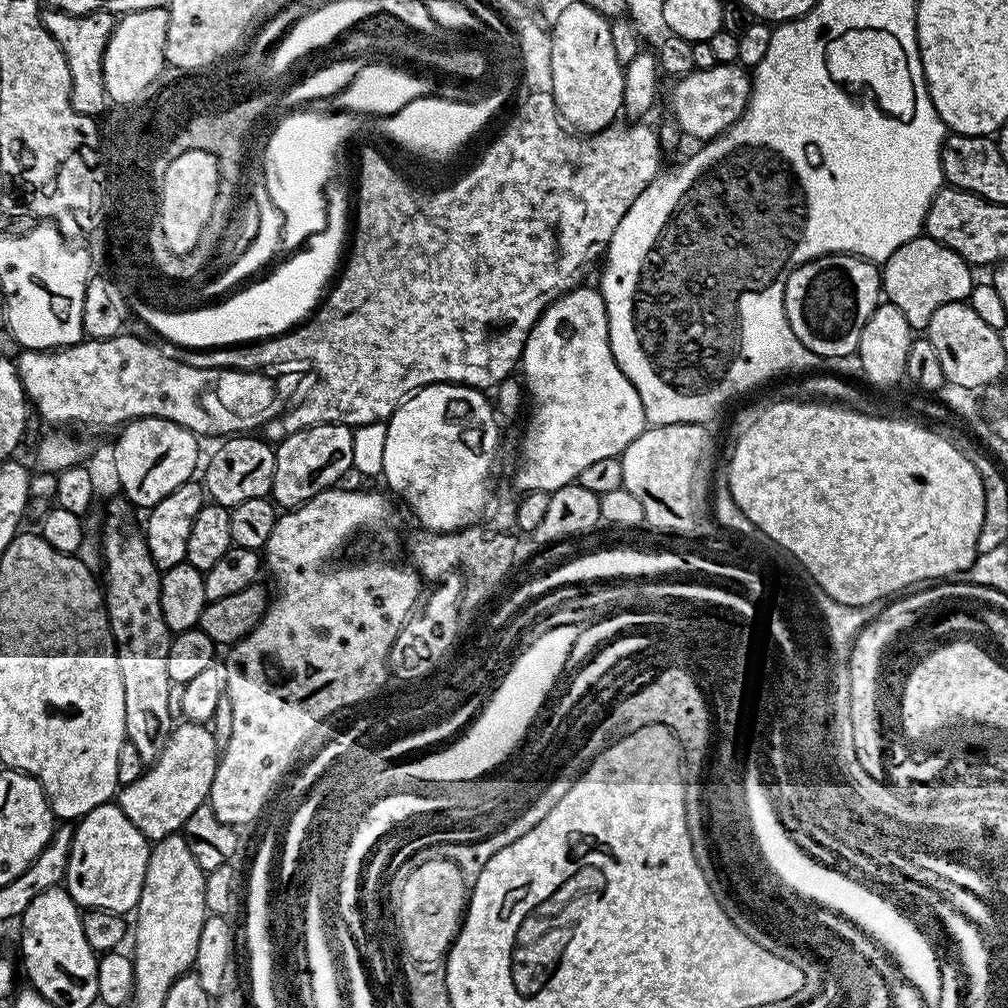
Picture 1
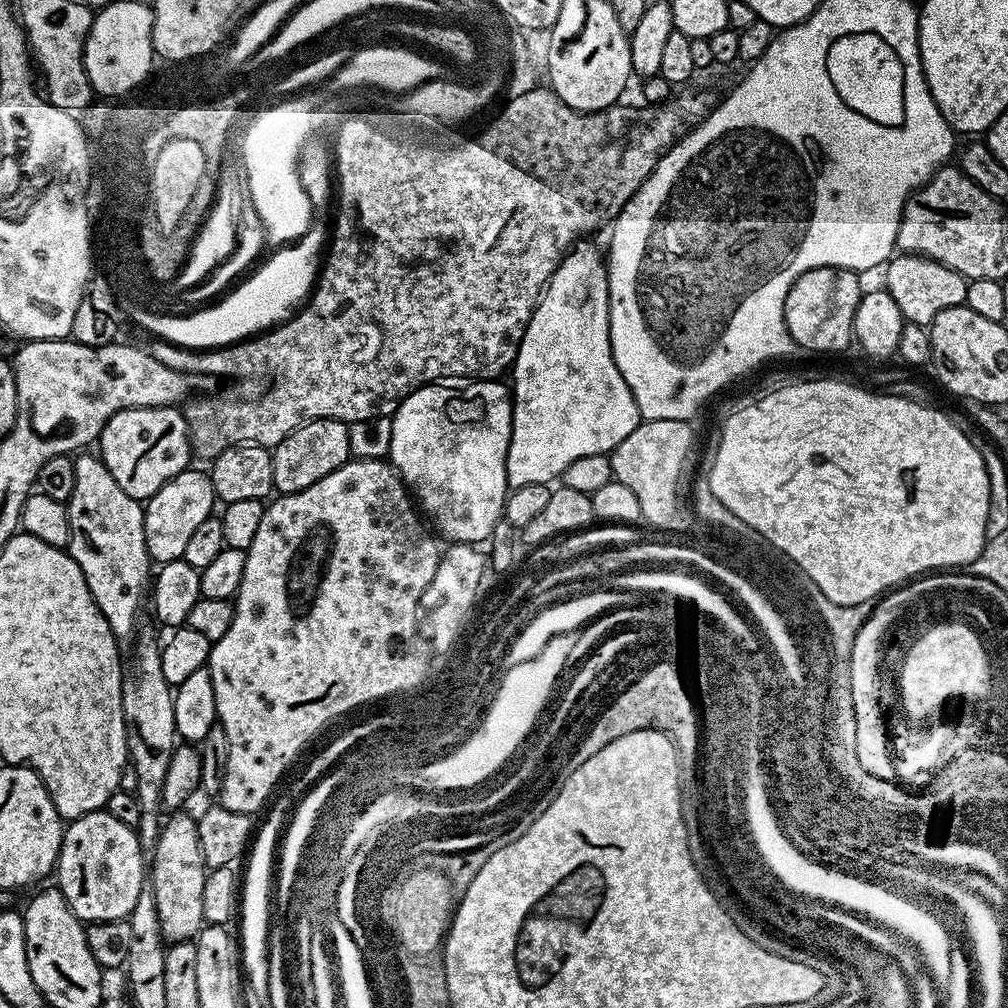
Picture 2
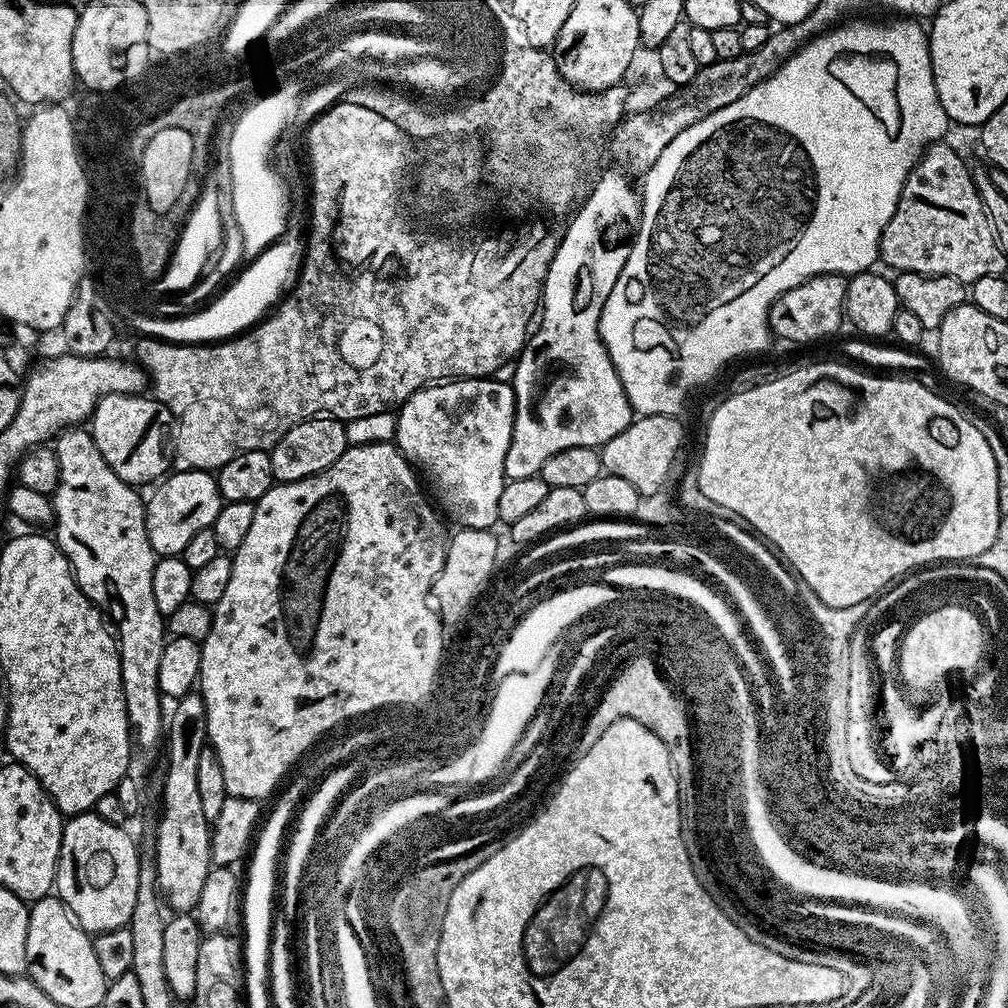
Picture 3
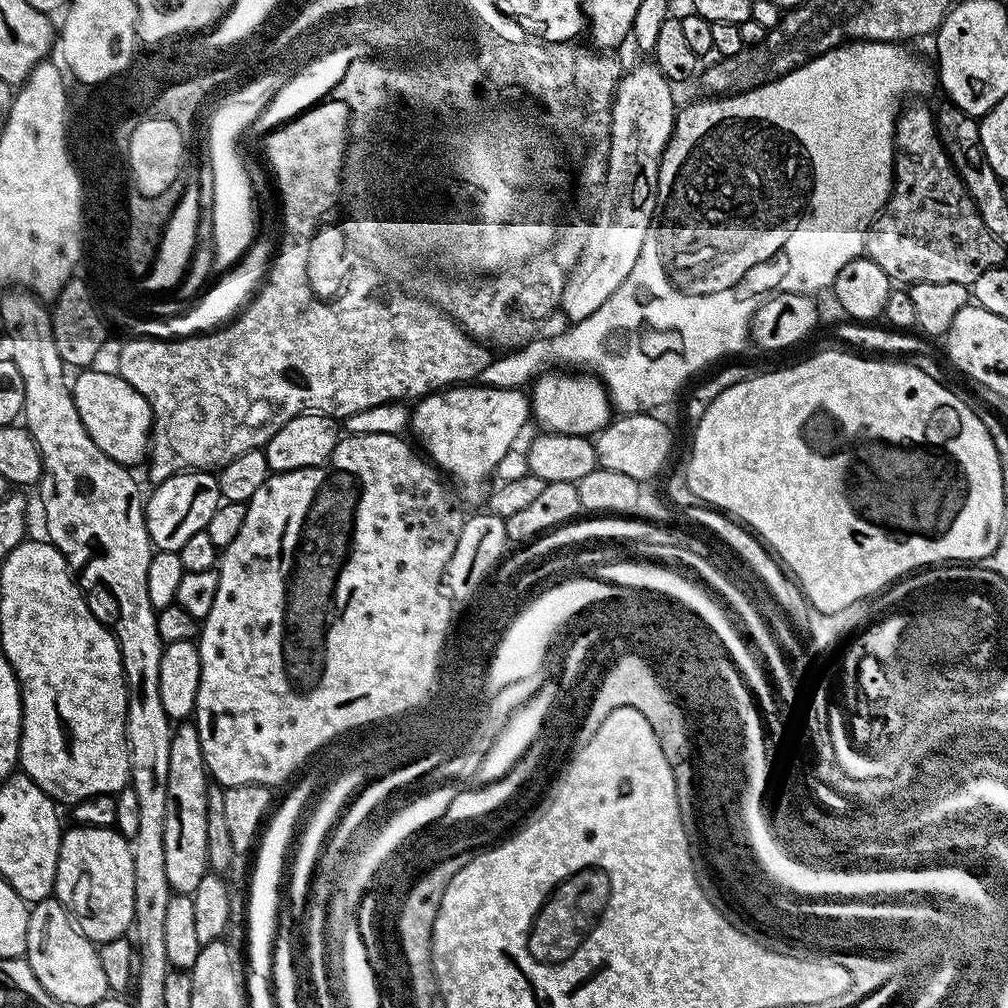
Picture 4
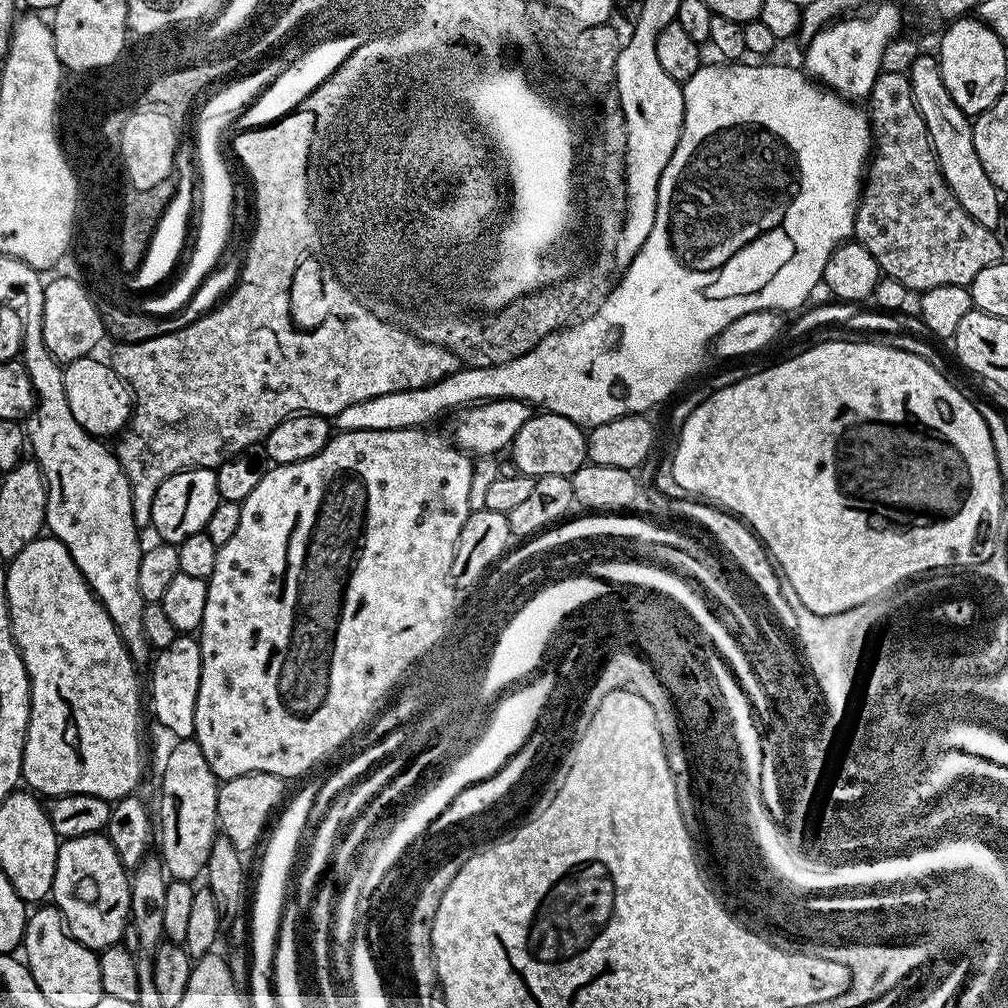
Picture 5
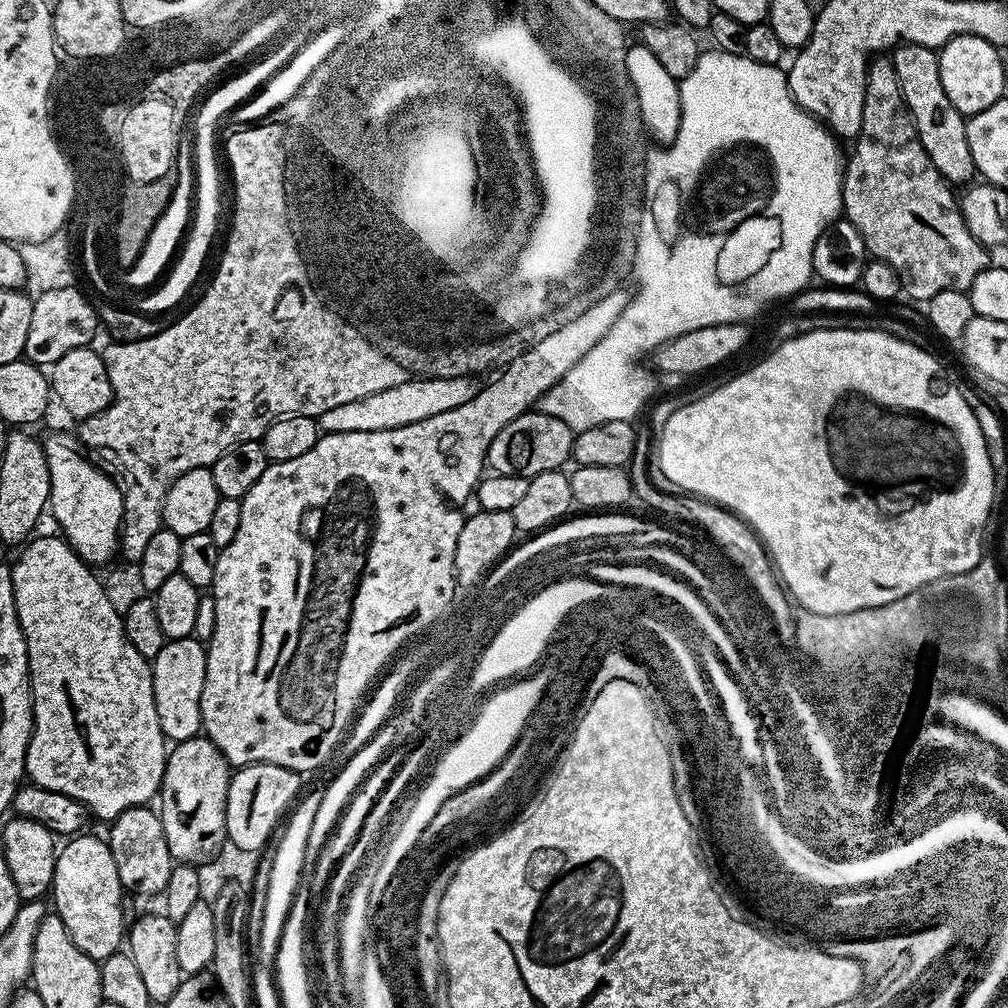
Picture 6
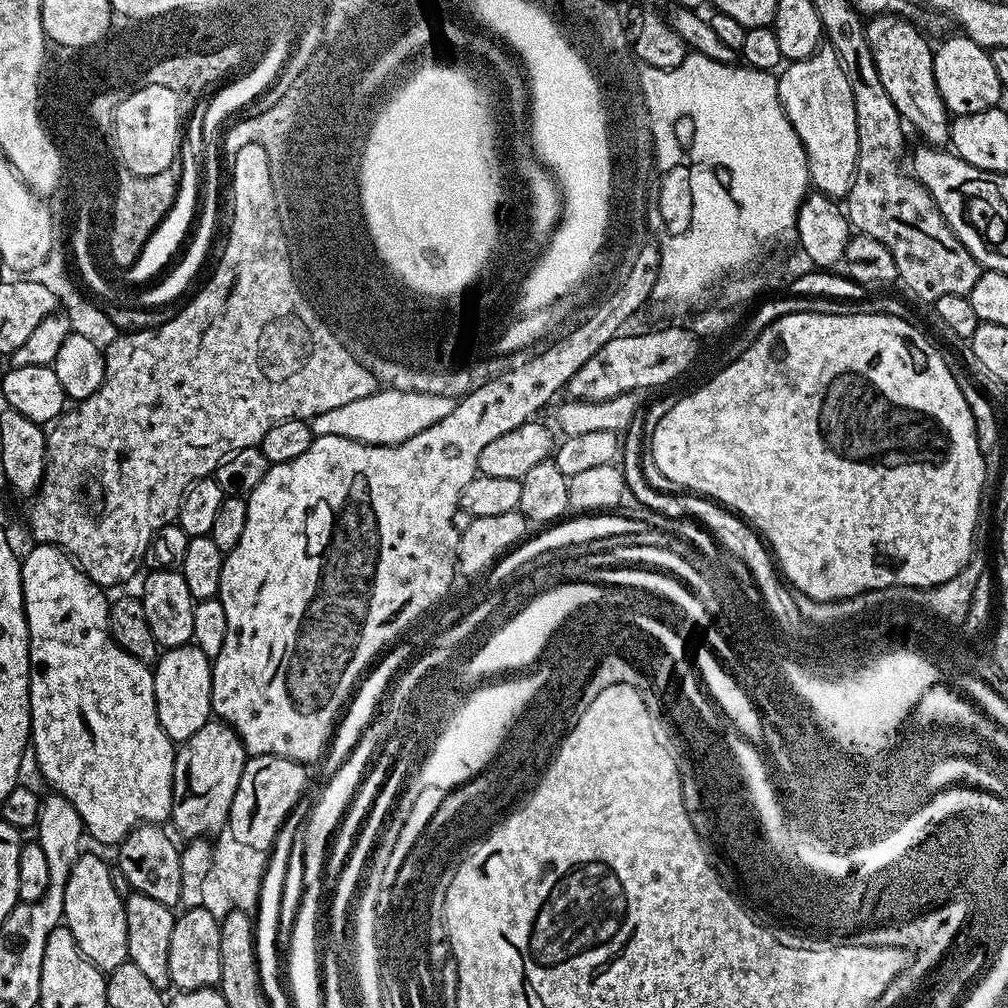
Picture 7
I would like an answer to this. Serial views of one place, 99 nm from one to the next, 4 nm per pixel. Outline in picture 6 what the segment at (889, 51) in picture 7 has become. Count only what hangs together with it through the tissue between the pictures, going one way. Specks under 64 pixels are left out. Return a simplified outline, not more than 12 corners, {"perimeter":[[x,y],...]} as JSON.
{"perimeter":[[939,55],[890,59],[918,138],[949,185],[977,171],[966,117],[942,90]]}

